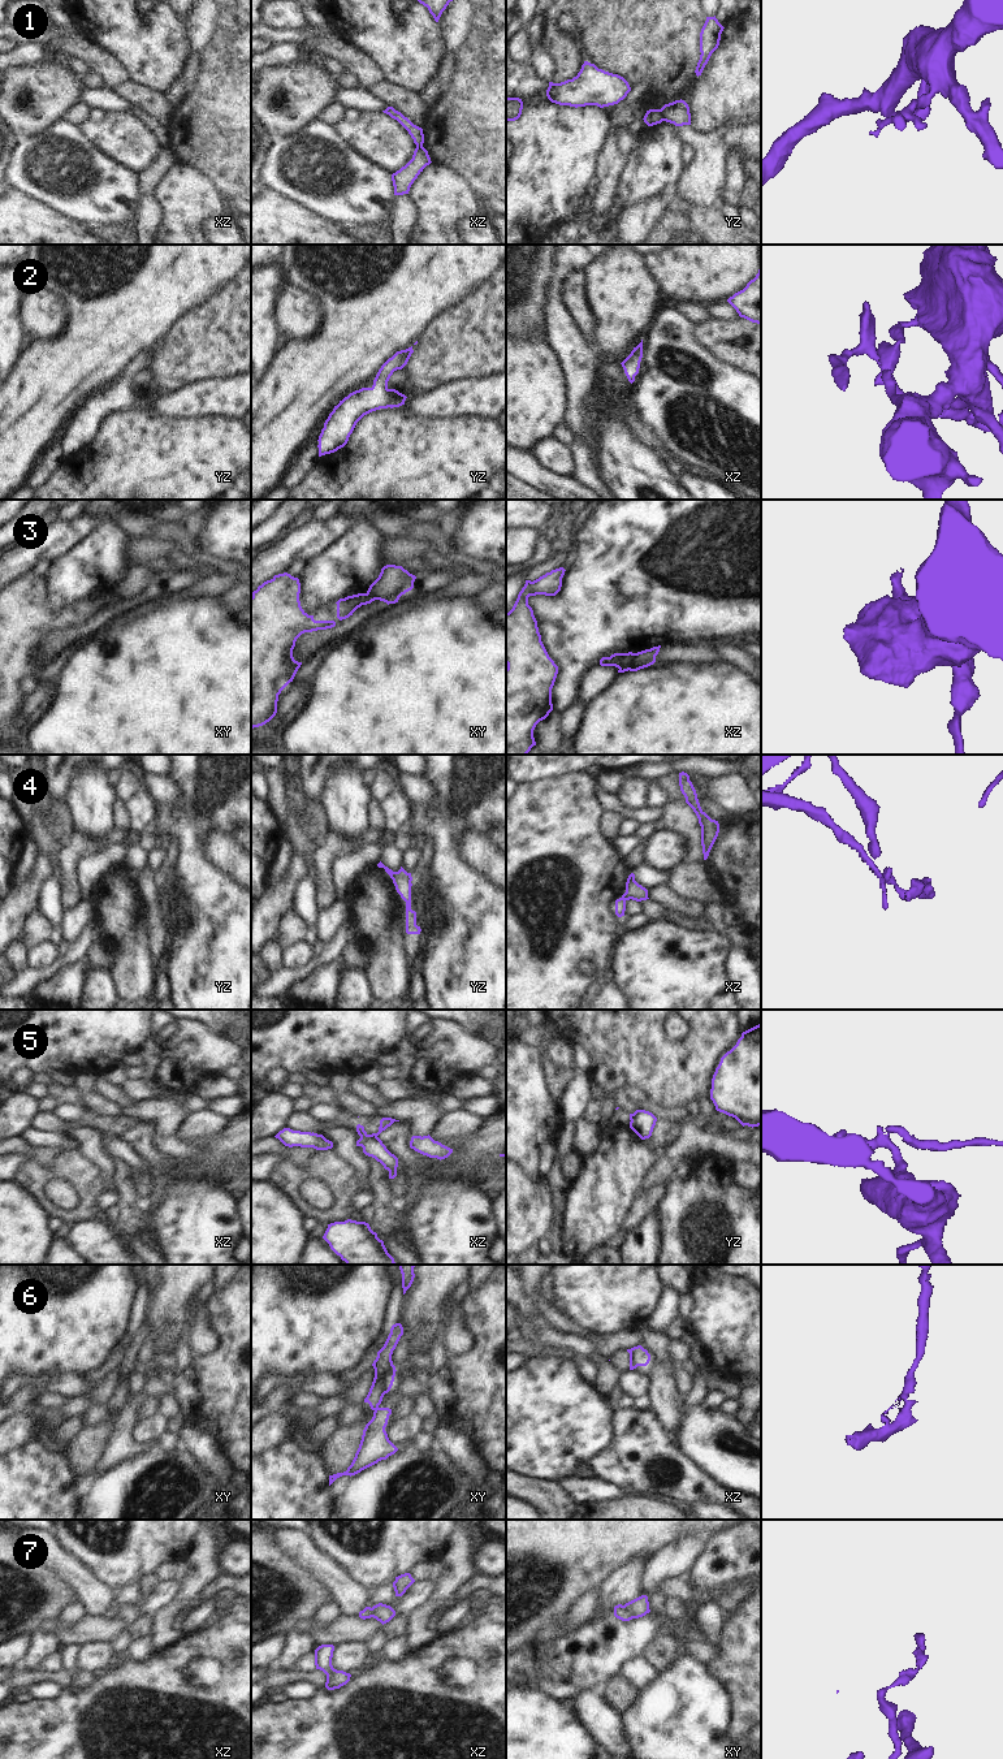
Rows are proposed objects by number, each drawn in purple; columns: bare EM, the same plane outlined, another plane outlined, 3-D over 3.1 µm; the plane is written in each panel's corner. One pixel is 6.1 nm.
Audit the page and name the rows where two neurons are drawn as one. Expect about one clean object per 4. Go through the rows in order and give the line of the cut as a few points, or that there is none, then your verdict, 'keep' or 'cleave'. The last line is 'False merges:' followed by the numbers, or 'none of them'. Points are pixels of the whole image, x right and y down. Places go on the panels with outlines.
1: cut yz (660, 109), (662, 120); cleave
2: cut none; keep
3: cut xz (635, 653), (619, 669); cleave
4: cut yz (396, 872), (393, 880); cleave
5: cut xz (370, 1135), (376, 1136); cleave
6: cut xy (377, 1407), (375, 1410); cleave
7: cut xy (623, 1606), (634, 1617); cleave
False merges: 1, 3, 4, 5, 6, 7

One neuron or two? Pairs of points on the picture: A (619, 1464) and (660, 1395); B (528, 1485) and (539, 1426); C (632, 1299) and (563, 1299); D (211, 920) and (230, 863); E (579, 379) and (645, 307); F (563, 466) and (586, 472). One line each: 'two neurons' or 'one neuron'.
A: two neurons
B: two neurons
C: one neuron
D: two neurons
E: two neurons
F: two neurons

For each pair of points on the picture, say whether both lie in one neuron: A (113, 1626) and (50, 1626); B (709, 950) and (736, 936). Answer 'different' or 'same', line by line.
A: same
B: different

